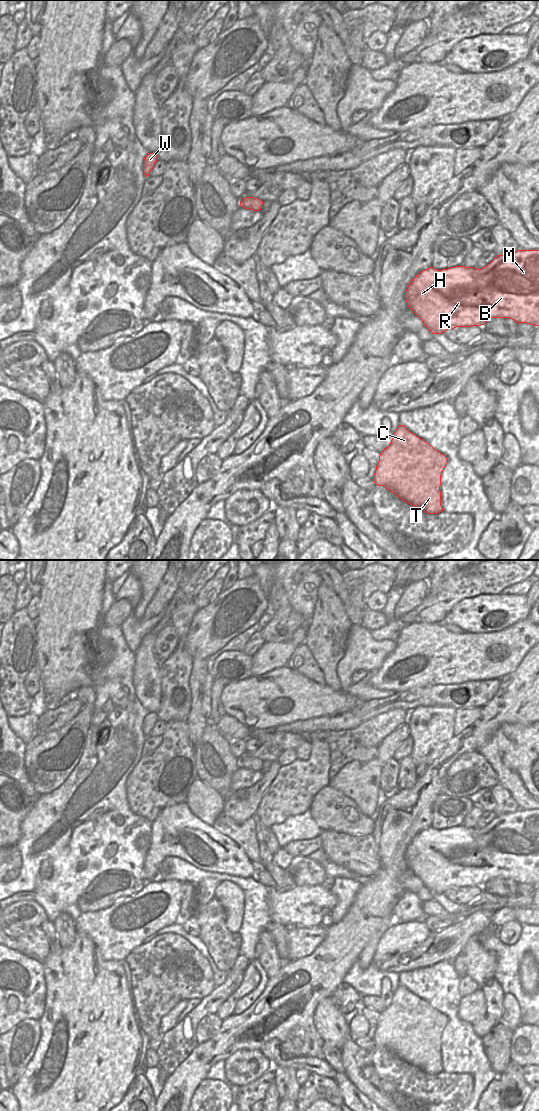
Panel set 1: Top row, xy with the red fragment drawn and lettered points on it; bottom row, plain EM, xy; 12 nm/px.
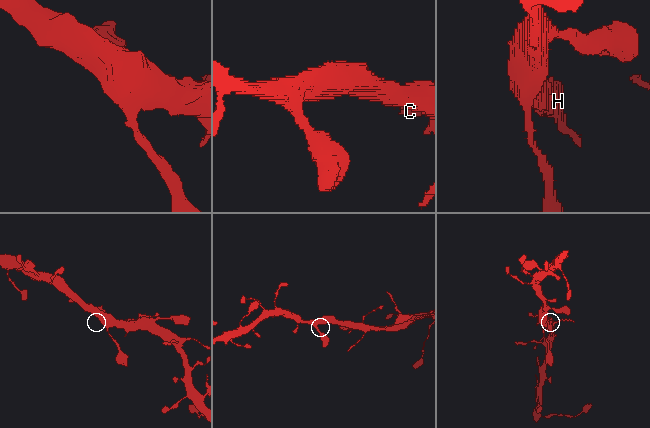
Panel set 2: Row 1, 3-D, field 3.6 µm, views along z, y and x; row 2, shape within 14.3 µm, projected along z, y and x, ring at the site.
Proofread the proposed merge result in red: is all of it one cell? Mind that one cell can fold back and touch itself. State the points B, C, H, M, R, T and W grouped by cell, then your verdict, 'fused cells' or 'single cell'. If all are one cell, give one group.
B C H M R T W | single cell

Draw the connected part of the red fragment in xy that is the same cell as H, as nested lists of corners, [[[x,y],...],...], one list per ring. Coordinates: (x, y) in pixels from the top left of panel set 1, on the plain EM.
[[[539,810],[498,815],[482,829],[455,826],[438,830],[431,826],[412,839],[405,851],[405,860],[432,894],[443,894],[456,887],[481,886],[492,878],[509,878],[518,884],[539,886]]]

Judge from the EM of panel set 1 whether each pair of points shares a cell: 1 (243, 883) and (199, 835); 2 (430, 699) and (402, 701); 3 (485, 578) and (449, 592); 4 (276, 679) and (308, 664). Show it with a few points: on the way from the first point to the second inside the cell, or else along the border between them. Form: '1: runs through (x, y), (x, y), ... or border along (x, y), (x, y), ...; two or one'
1: border along (215, 872), (251, 877); two
2: runs through (423, 699), (409, 700); one
3: runs through (476, 578), (458, 586); one
4: border along (287, 665), (292, 670), (315, 682); two

